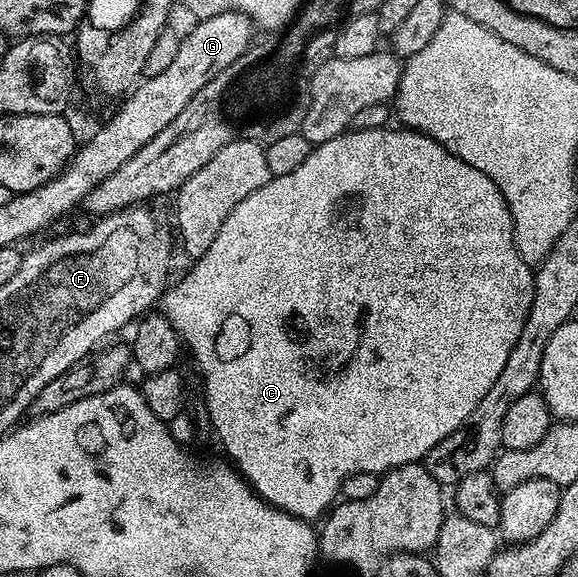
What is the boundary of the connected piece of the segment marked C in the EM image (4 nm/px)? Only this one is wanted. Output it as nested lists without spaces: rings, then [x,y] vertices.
[[[394,125],[377,127],[376,129],[360,129],[355,131],[347,129],[342,134],[332,137],[328,141],[317,144],[311,150],[308,161],[300,165],[292,173],[273,176],[262,186],[256,189],[220,225],[220,233],[216,233],[216,241],[212,241],[212,249],[204,253],[204,257],[193,260],[190,272],[179,281],[178,284],[167,286],[161,300],[160,307],[164,312],[166,320],[178,330],[178,338],[183,344],[190,346],[190,351],[194,354],[194,359],[198,362],[198,367],[202,370],[202,383],[206,386],[206,411],[210,414],[210,423],[214,426],[214,431],[218,434],[218,439],[222,442],[222,447],[226,450],[225,458],[229,460],[233,467],[245,477],[250,488],[258,494],[265,503],[271,503],[273,507],[279,507],[281,511],[287,511],[289,515],[296,516],[297,519],[307,521],[321,520],[335,506],[339,498],[339,491],[342,482],[352,474],[368,473],[381,476],[390,470],[391,467],[403,467],[409,463],[416,463],[425,460],[427,453],[432,450],[444,437],[451,435],[456,429],[463,427],[468,421],[468,417],[484,401],[484,393],[496,385],[496,377],[500,377],[500,369],[504,369],[508,362],[508,353],[512,353],[512,345],[516,345],[516,337],[520,337],[520,329],[524,329],[524,321],[528,321],[528,309],[532,305],[532,267],[518,256],[518,250],[514,244],[514,228],[509,222],[498,223],[498,207],[500,211],[500,196],[498,187],[480,169],[468,165],[468,161],[460,161],[444,145],[437,143],[431,135],[425,131],[411,131],[401,129],[397,131]]]

